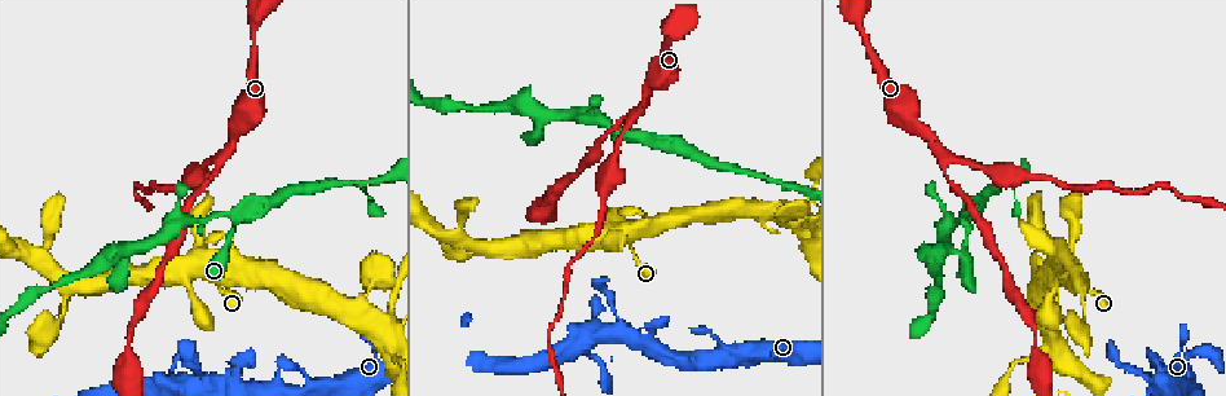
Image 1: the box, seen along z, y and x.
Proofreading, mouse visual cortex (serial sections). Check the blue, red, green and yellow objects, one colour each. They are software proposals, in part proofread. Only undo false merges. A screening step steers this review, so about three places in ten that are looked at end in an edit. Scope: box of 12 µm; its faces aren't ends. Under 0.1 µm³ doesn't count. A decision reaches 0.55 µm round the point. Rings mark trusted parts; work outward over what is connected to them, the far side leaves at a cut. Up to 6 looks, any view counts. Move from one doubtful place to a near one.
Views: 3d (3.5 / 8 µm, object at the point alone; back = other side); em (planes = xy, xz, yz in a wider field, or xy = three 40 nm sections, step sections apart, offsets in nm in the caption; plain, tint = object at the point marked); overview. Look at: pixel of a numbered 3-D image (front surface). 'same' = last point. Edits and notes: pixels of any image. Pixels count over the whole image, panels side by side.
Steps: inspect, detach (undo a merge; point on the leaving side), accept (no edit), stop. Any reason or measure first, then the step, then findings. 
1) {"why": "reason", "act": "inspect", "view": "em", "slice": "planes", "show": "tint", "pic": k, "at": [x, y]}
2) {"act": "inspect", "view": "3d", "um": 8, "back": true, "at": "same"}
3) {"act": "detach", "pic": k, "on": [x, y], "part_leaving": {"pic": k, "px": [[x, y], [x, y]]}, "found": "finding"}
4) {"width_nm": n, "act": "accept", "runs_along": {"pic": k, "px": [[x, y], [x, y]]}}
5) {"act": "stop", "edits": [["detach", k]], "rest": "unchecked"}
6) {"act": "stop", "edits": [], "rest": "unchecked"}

{"why": "a fork", "act": "inspect", "view": "em", "slice": "xy", "step": 3, "show": "tint", "pic": 1, "at": [218, 158]}

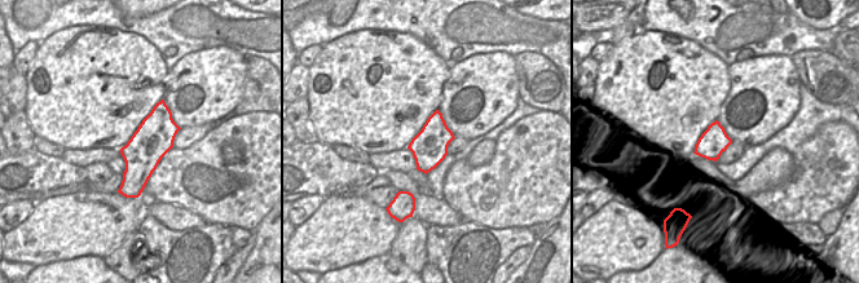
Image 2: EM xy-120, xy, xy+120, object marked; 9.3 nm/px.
{"act": "inspect", "view": "3d", "um": 3.5, "at": "same"}

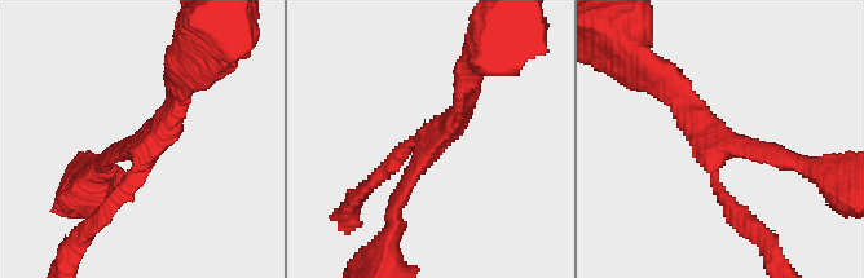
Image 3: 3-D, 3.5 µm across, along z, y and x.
{"arms": 3, "act": "accept", "runs_along": {"pic": 3, "px": [[665, 84], [741, 215]]}, "found": "continuous, no second cell"}

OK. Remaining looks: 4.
{"act": "inspect", "view": "3d", "um": 8, "pic": 1, "at": [646, 136]}

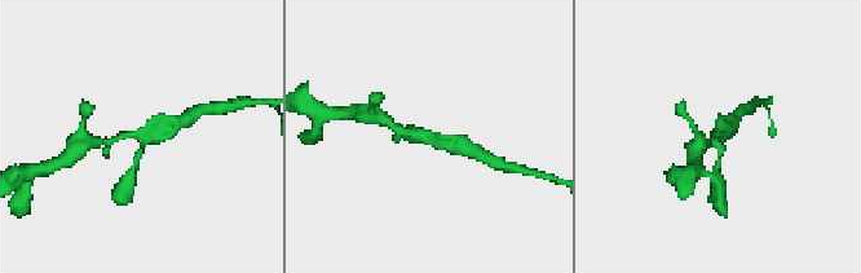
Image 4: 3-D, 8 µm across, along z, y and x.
{"why": "zoom in", "act": "inspect", "view": "3d", "um": 3.5, "pic": 4, "at": [140, 141]}

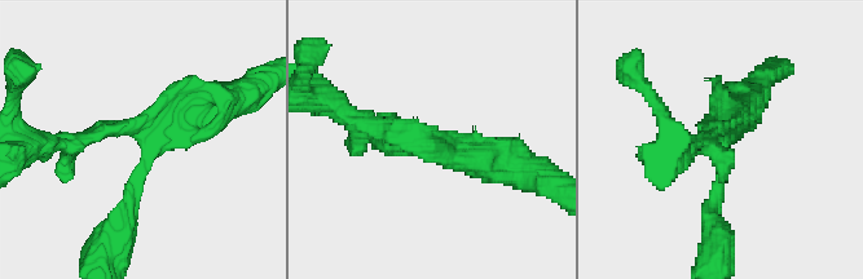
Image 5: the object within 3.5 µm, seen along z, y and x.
{"act": "accept", "runs_along": {"pic": 5, "px": [[120, 225], [145, 137], [101, 129], [74, 145]]}, "found": "one cell here"}

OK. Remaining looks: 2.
{"act": "stop", "edits": [], "rest": "unchecked"}

